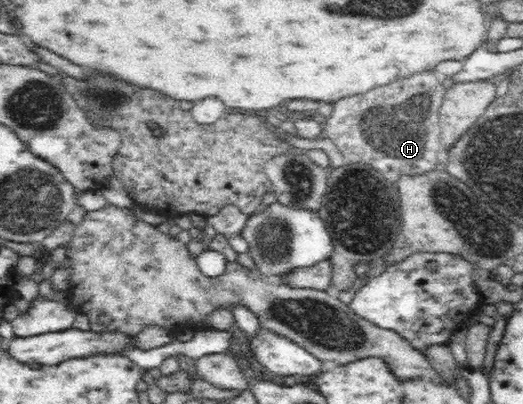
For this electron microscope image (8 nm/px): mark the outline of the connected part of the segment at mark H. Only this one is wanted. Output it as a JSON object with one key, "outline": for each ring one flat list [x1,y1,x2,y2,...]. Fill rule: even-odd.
{"outline":[[423,70,395,78,386,86,378,86,354,97,343,97,332,103,333,112,323,122,323,136,338,147,348,163,371,165,389,183,395,183,402,175,424,174,435,169,436,156,442,147,442,125,438,108,443,100,443,78,436,70]]}

